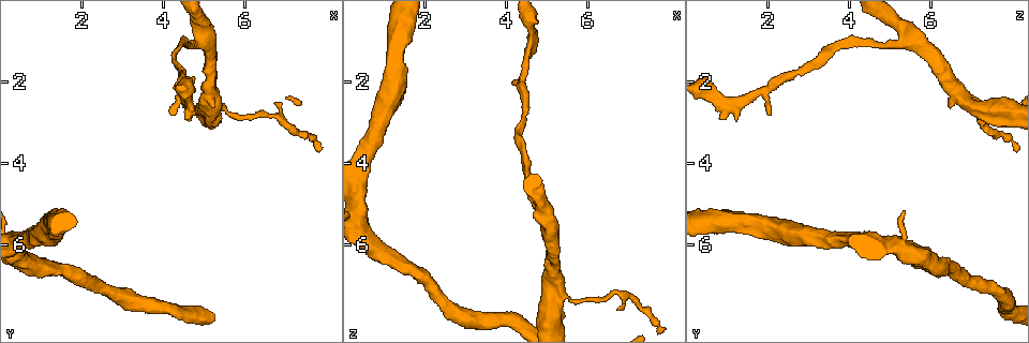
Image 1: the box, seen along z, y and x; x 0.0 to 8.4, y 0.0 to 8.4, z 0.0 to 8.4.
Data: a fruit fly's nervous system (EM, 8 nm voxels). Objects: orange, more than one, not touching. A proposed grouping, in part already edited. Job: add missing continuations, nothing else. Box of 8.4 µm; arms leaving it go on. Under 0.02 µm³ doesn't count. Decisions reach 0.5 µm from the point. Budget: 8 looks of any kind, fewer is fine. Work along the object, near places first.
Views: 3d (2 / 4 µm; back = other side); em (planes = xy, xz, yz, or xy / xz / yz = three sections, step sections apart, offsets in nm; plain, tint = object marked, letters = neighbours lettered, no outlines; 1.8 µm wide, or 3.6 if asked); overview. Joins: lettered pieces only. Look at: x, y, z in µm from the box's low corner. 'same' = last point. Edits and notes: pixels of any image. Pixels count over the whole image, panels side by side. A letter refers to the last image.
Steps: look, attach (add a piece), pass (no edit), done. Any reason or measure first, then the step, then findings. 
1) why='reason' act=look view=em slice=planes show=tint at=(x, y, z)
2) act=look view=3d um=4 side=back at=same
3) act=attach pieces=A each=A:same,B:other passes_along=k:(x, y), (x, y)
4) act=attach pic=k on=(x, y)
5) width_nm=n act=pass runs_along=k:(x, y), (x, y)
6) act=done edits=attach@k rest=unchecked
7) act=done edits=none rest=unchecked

why='a fork' act=look view=em slice=planes show=tint at=(5.20, 2.70, 7.20)

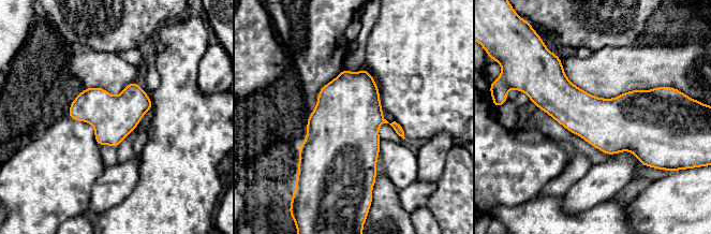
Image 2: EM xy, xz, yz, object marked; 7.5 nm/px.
why='see the neighbours' act=look view=em slice=planes show=letters at=same

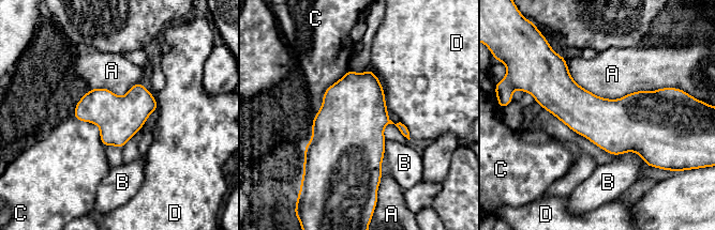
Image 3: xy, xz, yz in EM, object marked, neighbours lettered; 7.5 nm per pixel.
act=pass each=A:other,B:other,C:other,D:other border=3:(564, 59), (604, 97), (668, 87) found='none of them fits'

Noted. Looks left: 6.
act=look view=em slice=planes show=letters at=(4.15, 2.80, 2.00)

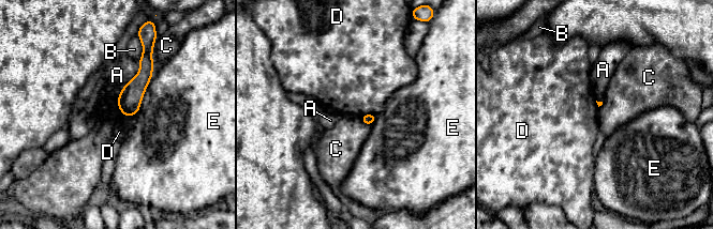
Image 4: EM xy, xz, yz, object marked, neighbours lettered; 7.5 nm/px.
act=pass each=A:other,B:other,C:other,D:other,E:other border=4:(375, 113), (362, 113), (359, 116) found='no lettered piece goes on from it'

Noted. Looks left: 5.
why='arms part here' act=look view=3d um=4 side=back at=(5.10, 1.05, 5.55)

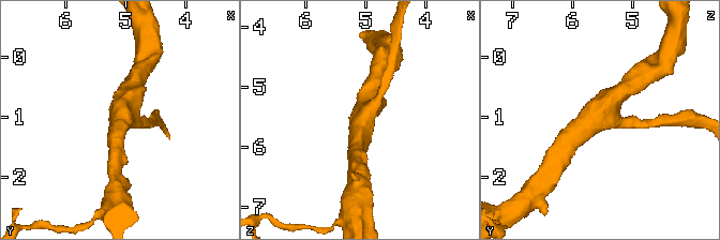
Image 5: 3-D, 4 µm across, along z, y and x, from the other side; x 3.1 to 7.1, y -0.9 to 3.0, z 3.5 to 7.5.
arms=3 why='now the EM' act=look view=em slice=yz step=8 show=letters at=(5.05, 1.05, 5.55)

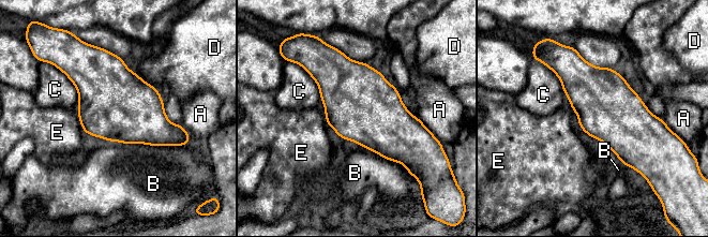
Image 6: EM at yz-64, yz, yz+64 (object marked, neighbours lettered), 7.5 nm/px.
act=pass each=A:other,B:other,C:other,D:other,E:other border=6:(75, 110), (85, 133) found='none of them fits'

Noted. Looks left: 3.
act=done edits=none rest=unchecked

